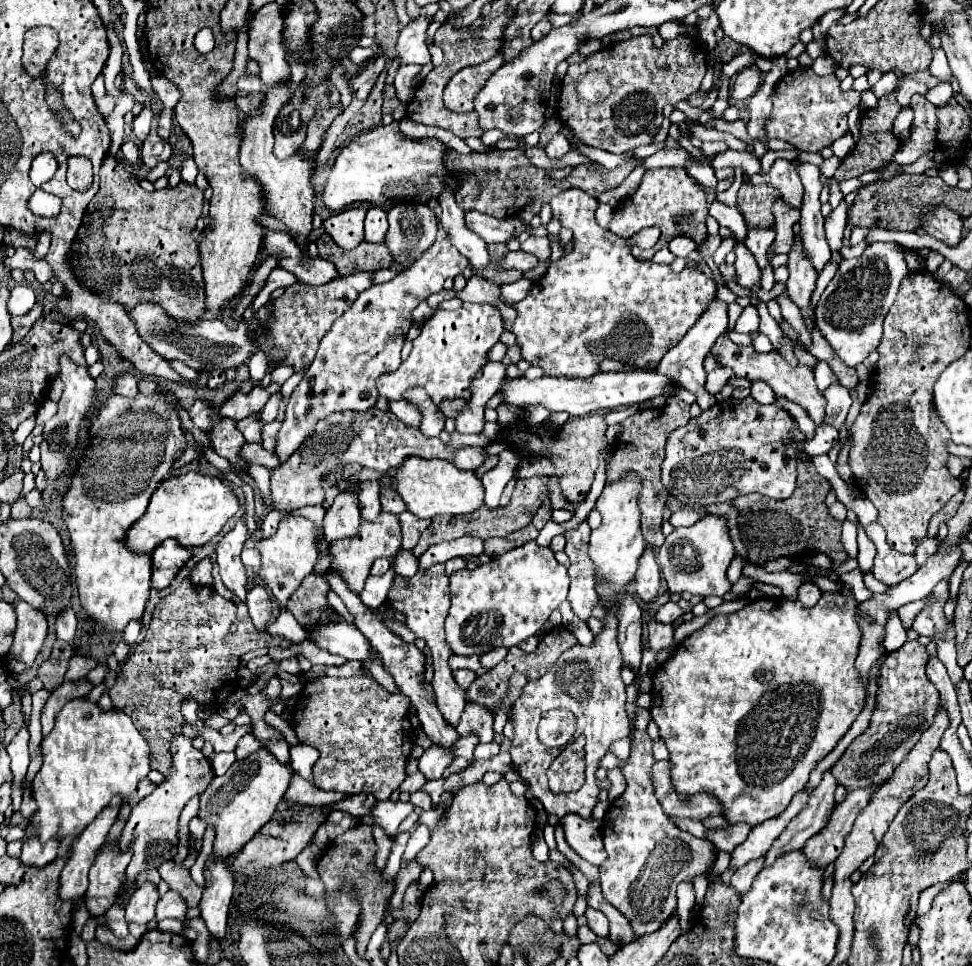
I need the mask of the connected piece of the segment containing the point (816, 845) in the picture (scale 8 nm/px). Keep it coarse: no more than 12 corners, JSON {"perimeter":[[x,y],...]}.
{"perimeter":[[880,785],[854,789],[802,849],[824,869],[840,855],[856,815]]}

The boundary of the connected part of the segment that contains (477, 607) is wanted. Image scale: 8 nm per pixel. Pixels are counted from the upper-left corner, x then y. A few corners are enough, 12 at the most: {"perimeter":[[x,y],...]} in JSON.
{"perimeter":[[530,541],[450,575],[446,643],[484,655],[532,637],[568,573]]}

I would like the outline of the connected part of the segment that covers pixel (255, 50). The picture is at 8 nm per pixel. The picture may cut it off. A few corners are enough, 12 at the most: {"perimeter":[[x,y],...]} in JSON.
{"perimeter":[[272,1],[250,29],[248,55],[266,87],[288,81],[282,7]]}

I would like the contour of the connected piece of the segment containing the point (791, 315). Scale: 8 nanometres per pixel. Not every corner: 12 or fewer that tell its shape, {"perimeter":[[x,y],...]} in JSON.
{"perimeter":[[780,295],[782,317],[798,333],[804,349],[812,345],[800,309],[794,307],[788,295]]}

